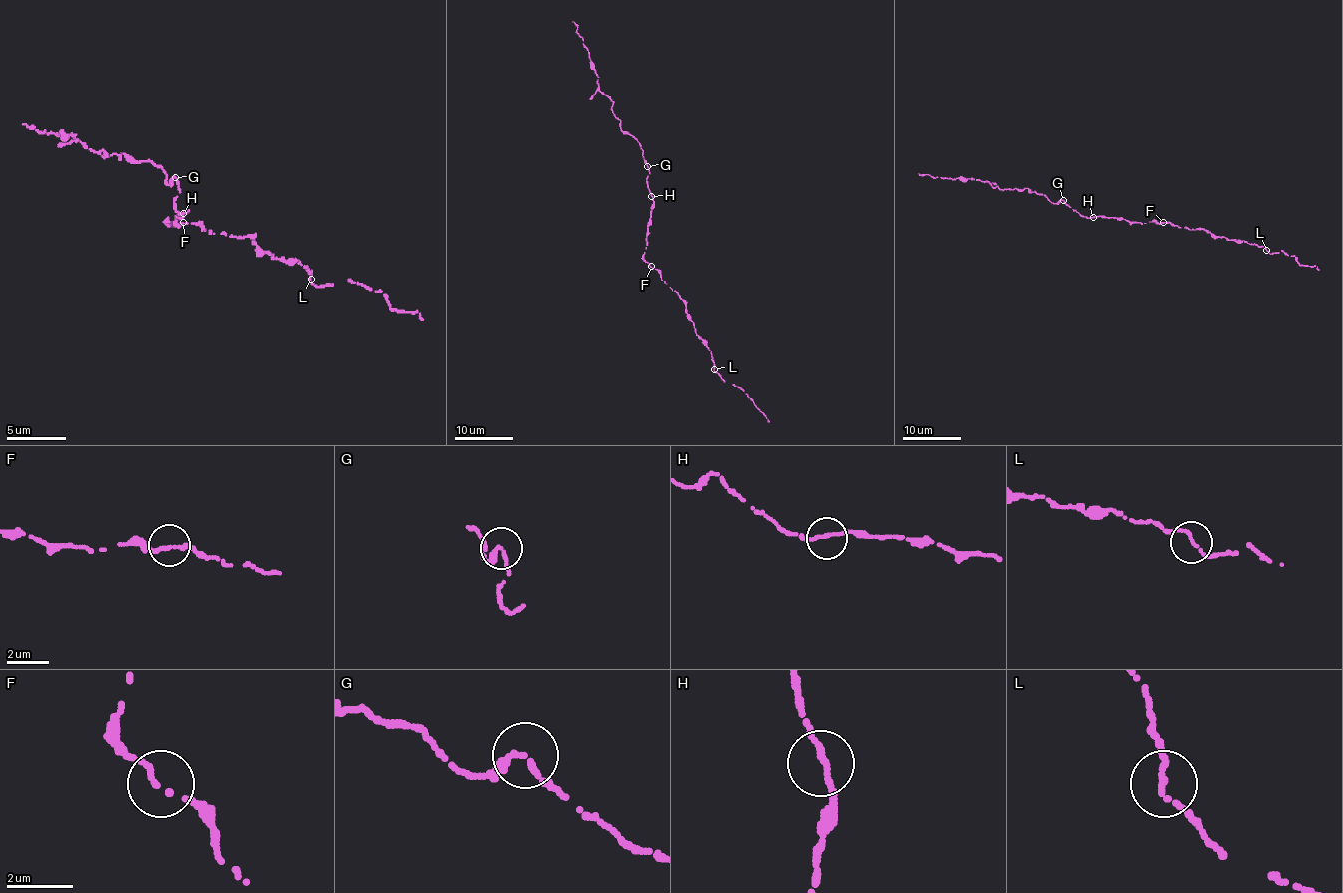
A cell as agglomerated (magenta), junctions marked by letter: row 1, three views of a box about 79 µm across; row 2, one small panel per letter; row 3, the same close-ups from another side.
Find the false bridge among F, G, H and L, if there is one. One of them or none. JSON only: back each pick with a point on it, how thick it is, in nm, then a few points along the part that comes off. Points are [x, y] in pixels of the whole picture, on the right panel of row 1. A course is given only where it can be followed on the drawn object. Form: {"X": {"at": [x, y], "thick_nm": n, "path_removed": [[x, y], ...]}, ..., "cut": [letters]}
{"cut": []}

